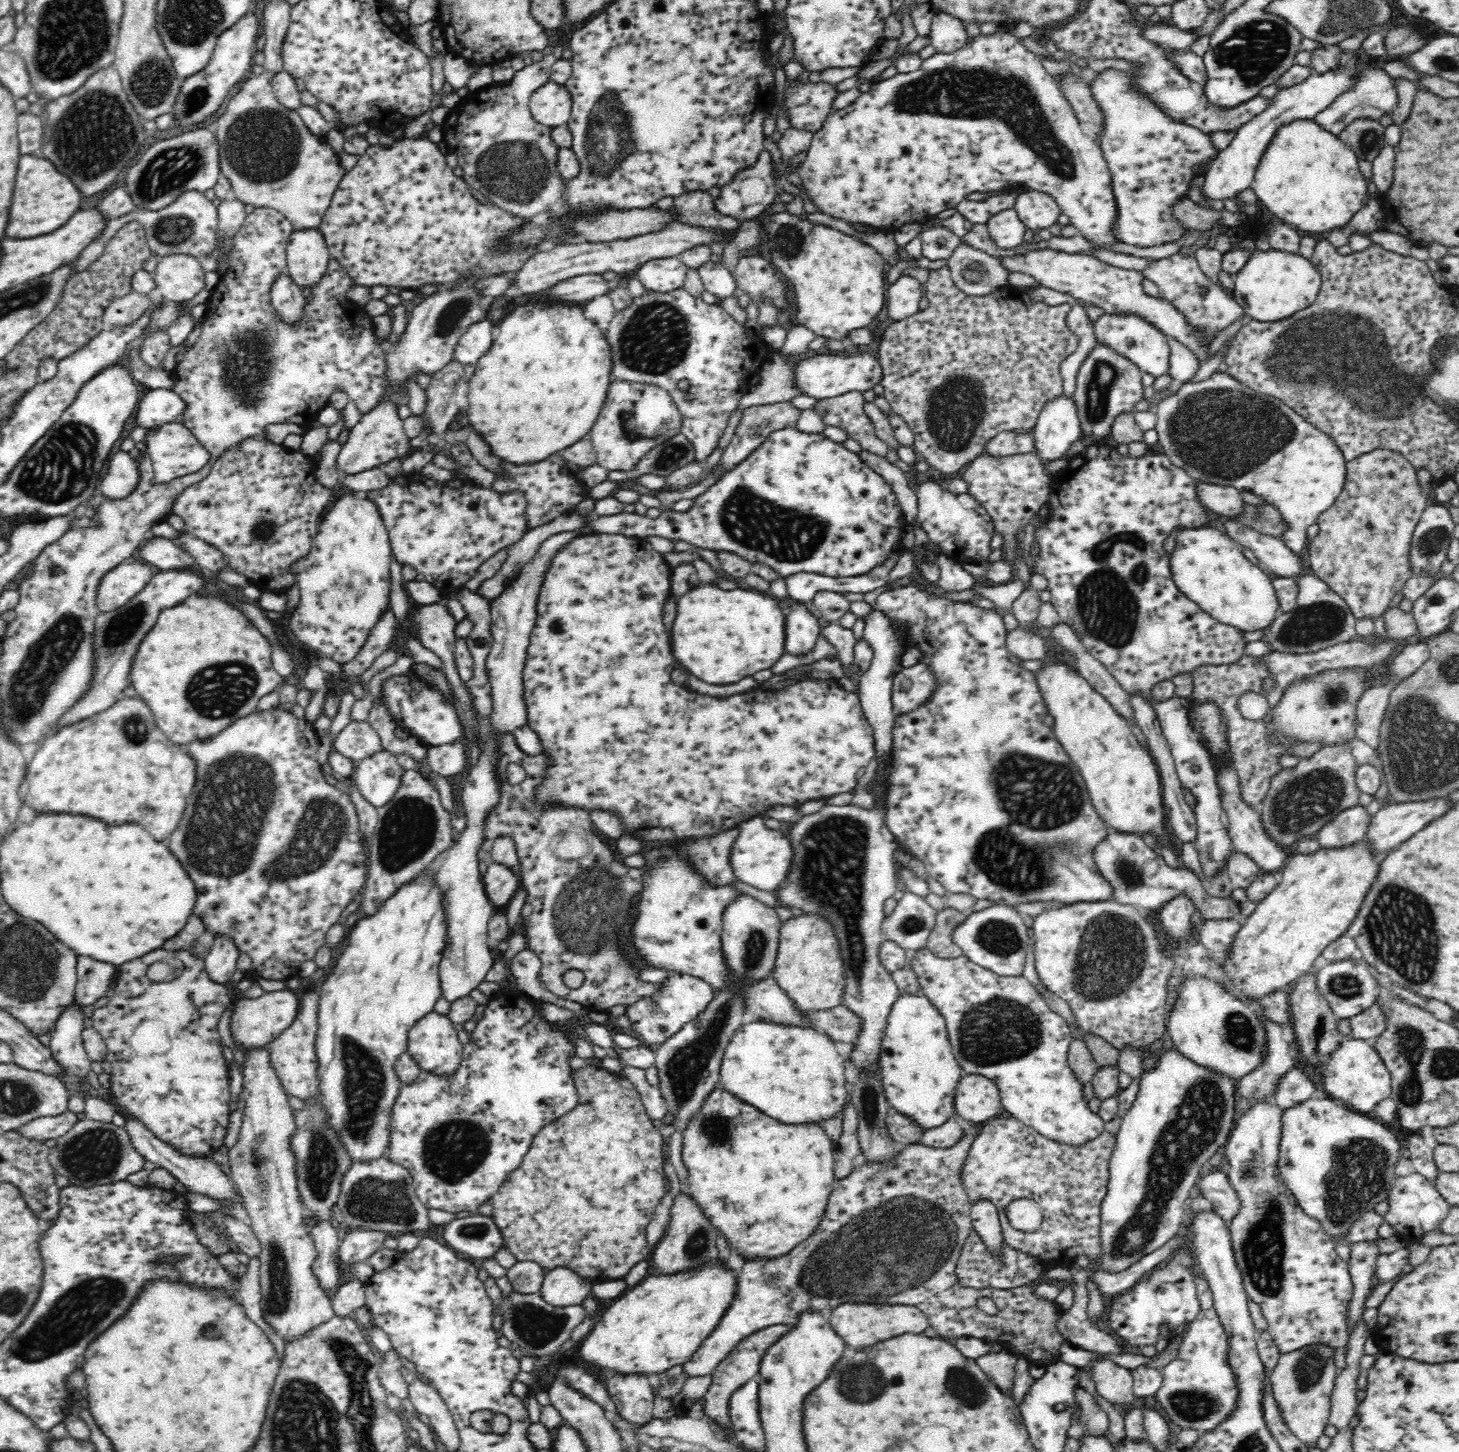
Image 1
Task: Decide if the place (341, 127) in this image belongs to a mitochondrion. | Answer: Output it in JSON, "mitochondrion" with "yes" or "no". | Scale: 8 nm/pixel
{"mitochondrion":"no"}

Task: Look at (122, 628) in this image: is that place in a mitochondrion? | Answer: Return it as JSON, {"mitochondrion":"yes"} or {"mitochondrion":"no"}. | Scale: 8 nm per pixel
{"mitochondrion":"yes"}

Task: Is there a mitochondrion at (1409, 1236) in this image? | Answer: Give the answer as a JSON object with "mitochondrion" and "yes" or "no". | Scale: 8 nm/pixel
{"mitochondrion":"no"}

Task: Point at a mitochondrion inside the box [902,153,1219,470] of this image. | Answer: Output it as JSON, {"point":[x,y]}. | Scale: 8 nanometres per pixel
{"point":[955,410]}

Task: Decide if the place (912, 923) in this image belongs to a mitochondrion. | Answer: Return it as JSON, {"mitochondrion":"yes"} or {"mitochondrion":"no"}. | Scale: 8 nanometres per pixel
{"mitochondrion":"yes"}

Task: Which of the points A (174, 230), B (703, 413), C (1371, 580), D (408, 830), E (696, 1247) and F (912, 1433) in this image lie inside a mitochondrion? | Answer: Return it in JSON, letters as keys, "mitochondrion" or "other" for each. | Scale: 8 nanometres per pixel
{"A":"mitochondrion","B":"other","C":"other","D":"mitochondrion","E":"mitochondrion","F":"other"}

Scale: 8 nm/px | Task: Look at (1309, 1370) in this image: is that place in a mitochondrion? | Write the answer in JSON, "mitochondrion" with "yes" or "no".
{"mitochondrion":"yes"}

